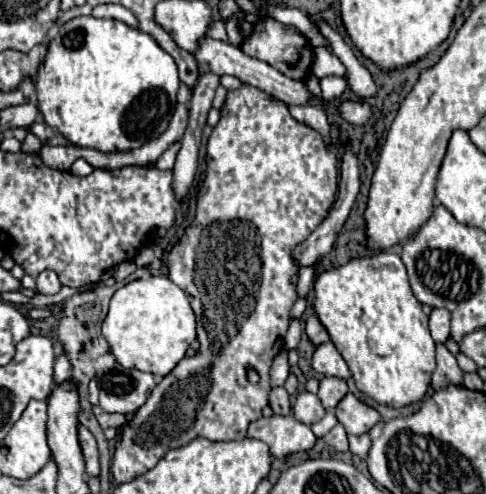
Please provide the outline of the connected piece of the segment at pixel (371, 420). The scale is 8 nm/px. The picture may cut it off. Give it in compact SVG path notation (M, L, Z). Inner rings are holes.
M348 393L336 407L336 417L338 421L344 425L344 429L350 435L362 435L368 433L378 421L380 421L380 413L362 403L358 397L354 397L352 393Z

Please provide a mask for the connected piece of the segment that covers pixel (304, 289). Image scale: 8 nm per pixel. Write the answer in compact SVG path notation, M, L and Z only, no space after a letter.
M304 267L298 275L300 275L298 285L296 285L298 297L306 297L306 293L308 293L310 287L312 287L312 281L314 281L314 267Z

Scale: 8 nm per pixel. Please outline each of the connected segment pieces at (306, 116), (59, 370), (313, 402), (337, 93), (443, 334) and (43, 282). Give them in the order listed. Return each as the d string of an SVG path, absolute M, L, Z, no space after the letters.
M296 105L296 107L290 107L290 113L294 119L310 125L312 129L316 129L326 143L330 143L330 123L328 123L328 117L326 117L326 109L322 105Z
M62 351L62 355L56 359L56 365L54 365L54 381L62 383L70 379L70 375L72 375L72 365L68 365L68 355Z
M302 391L294 403L294 409L292 409L292 415L304 423L304 425L312 425L316 421L320 421L324 417L324 407L318 399L318 395L312 395L308 391Z
M324 77L320 79L320 87L322 87L322 97L326 105L332 105L336 101L340 101L340 97L346 91L346 81L342 77Z
M432 309L430 313L430 331L436 343L444 343L450 337L450 319L448 309Z
M42 271L40 275L38 275L38 279L36 279L36 287L38 287L38 291L42 293L42 295L56 295L58 291L60 291L60 279L58 279L58 275L54 273L54 271Z

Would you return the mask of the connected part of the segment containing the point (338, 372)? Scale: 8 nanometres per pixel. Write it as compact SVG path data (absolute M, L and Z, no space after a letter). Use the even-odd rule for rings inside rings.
M324 343L324 345L316 347L314 357L312 357L312 367L320 375L330 375L330 377L340 377L340 379L352 377L346 361L342 359L342 355L336 351L336 347L332 343Z

